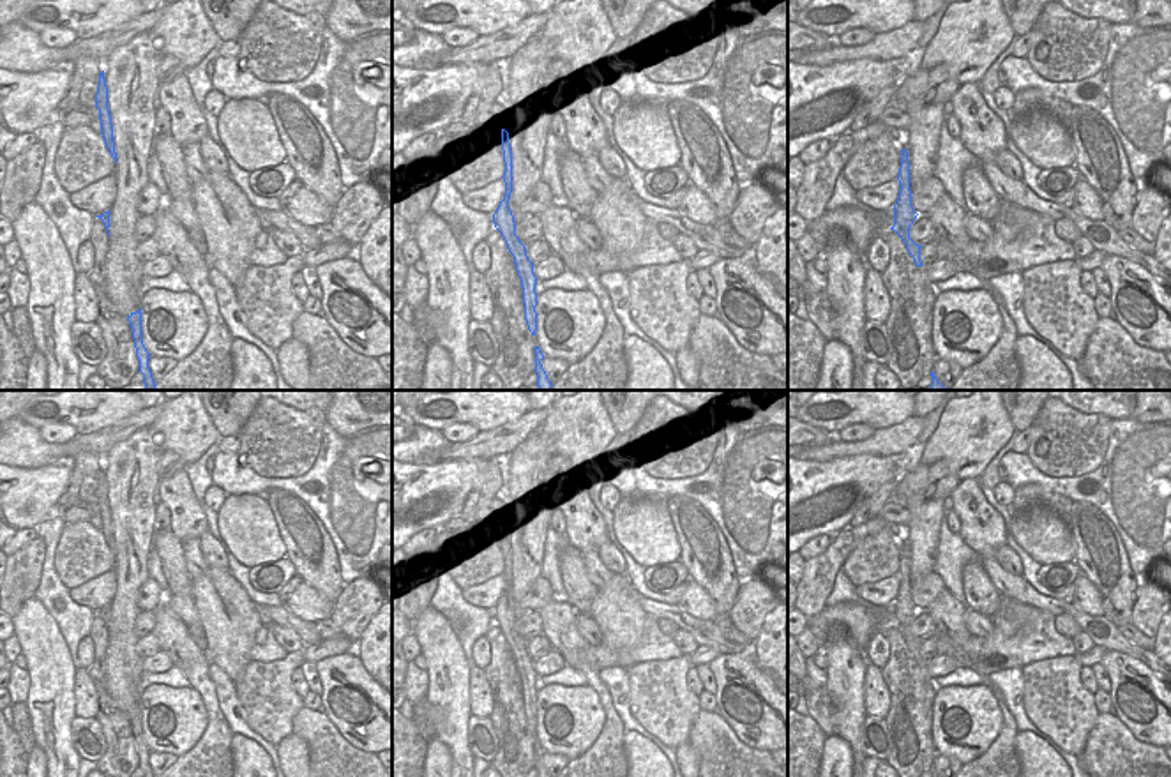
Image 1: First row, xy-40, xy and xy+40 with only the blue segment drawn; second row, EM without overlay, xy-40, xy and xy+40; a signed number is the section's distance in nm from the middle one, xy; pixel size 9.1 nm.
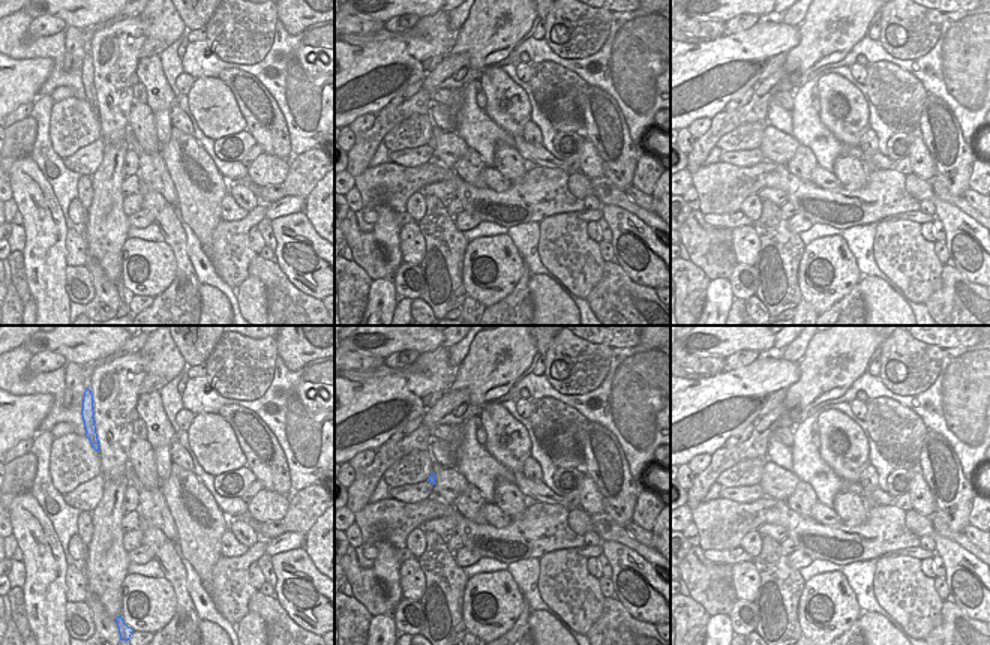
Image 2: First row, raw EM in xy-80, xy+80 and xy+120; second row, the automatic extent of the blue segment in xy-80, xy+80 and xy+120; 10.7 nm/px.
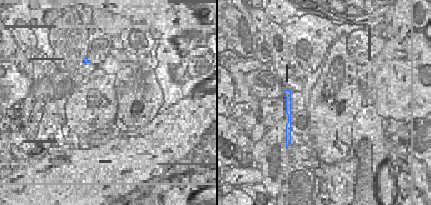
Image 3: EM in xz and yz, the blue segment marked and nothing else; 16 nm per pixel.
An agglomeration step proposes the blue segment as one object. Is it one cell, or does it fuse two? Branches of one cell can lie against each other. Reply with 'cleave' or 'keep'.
keep

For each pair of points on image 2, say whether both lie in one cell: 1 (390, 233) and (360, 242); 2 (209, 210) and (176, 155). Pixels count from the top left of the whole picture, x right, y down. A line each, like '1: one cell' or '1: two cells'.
1: two cells
2: one cell

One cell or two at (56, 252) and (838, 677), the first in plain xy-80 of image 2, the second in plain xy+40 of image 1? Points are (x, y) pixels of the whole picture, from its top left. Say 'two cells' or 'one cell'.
one cell

